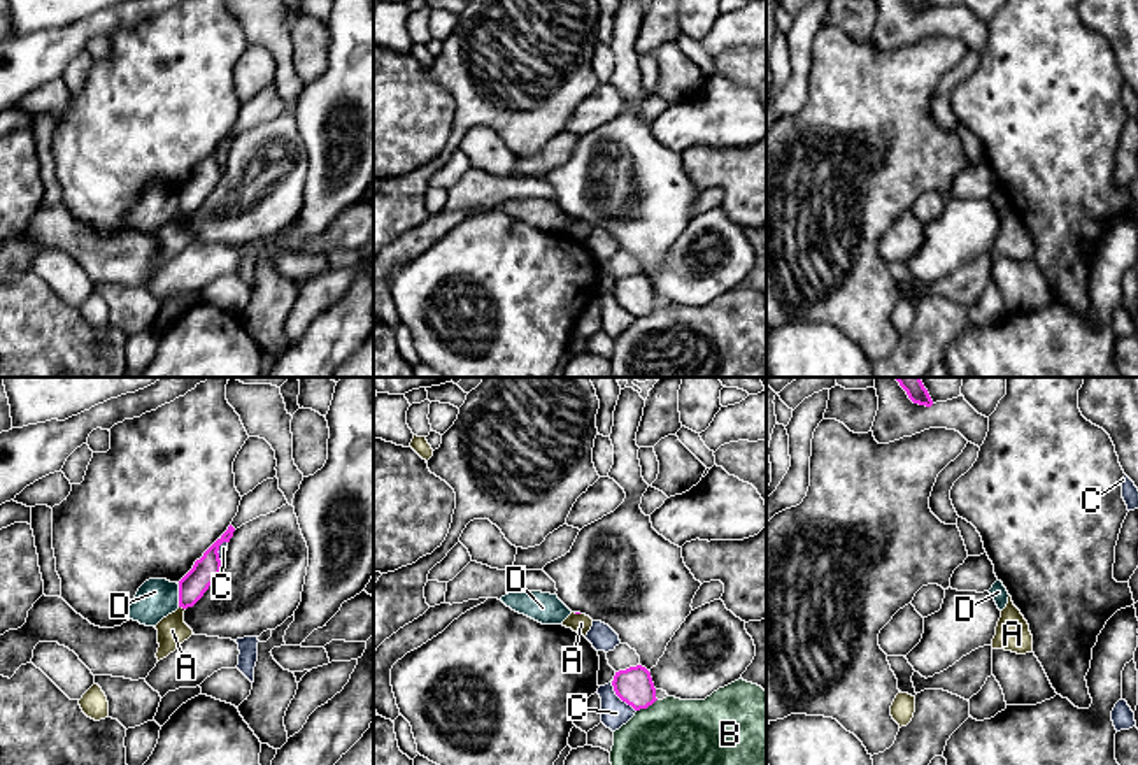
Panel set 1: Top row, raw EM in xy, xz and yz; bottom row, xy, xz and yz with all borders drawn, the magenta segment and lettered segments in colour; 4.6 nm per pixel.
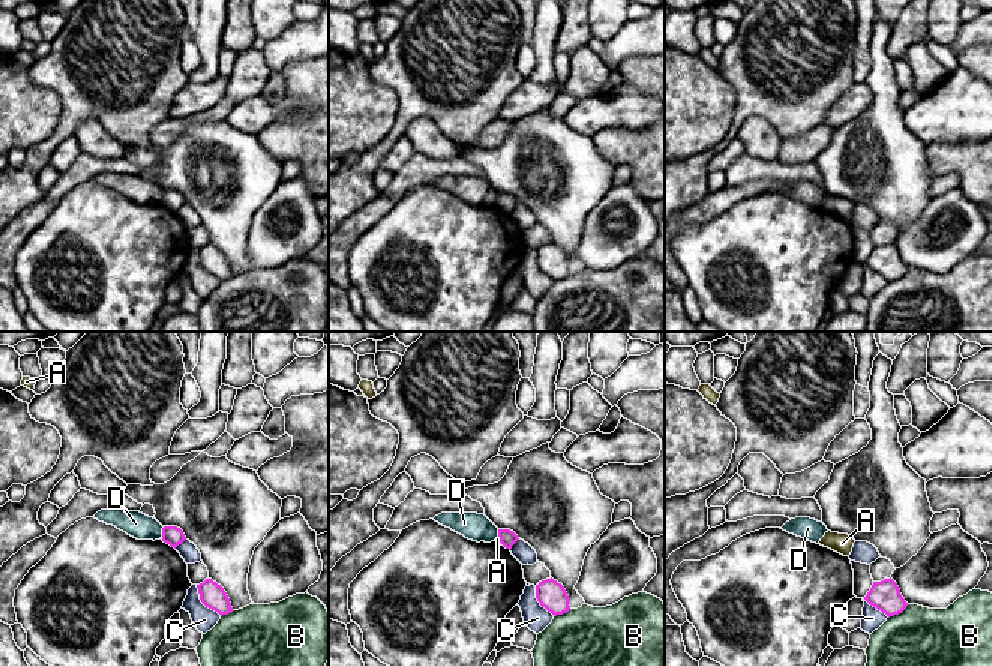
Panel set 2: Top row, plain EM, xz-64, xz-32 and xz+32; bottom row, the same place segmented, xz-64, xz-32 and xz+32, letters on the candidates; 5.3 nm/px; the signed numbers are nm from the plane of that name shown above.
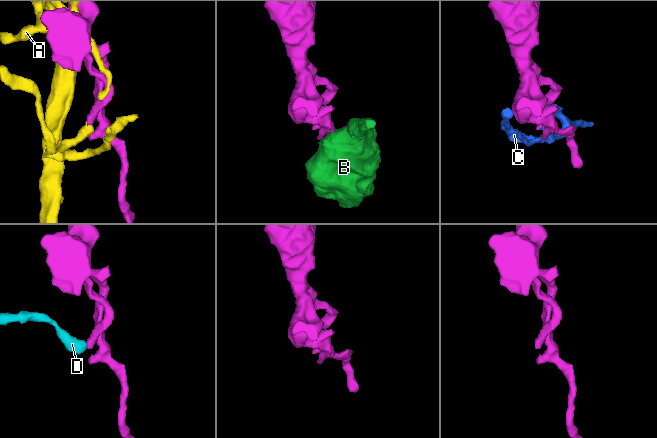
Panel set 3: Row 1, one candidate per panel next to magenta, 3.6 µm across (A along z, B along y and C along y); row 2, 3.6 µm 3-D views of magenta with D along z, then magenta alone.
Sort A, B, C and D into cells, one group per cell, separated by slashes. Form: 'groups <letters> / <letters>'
groups A / B / C / D

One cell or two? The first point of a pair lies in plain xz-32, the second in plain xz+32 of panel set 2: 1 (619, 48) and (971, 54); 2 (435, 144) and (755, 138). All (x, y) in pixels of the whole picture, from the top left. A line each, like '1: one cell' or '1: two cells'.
1: two cells
2: one cell

